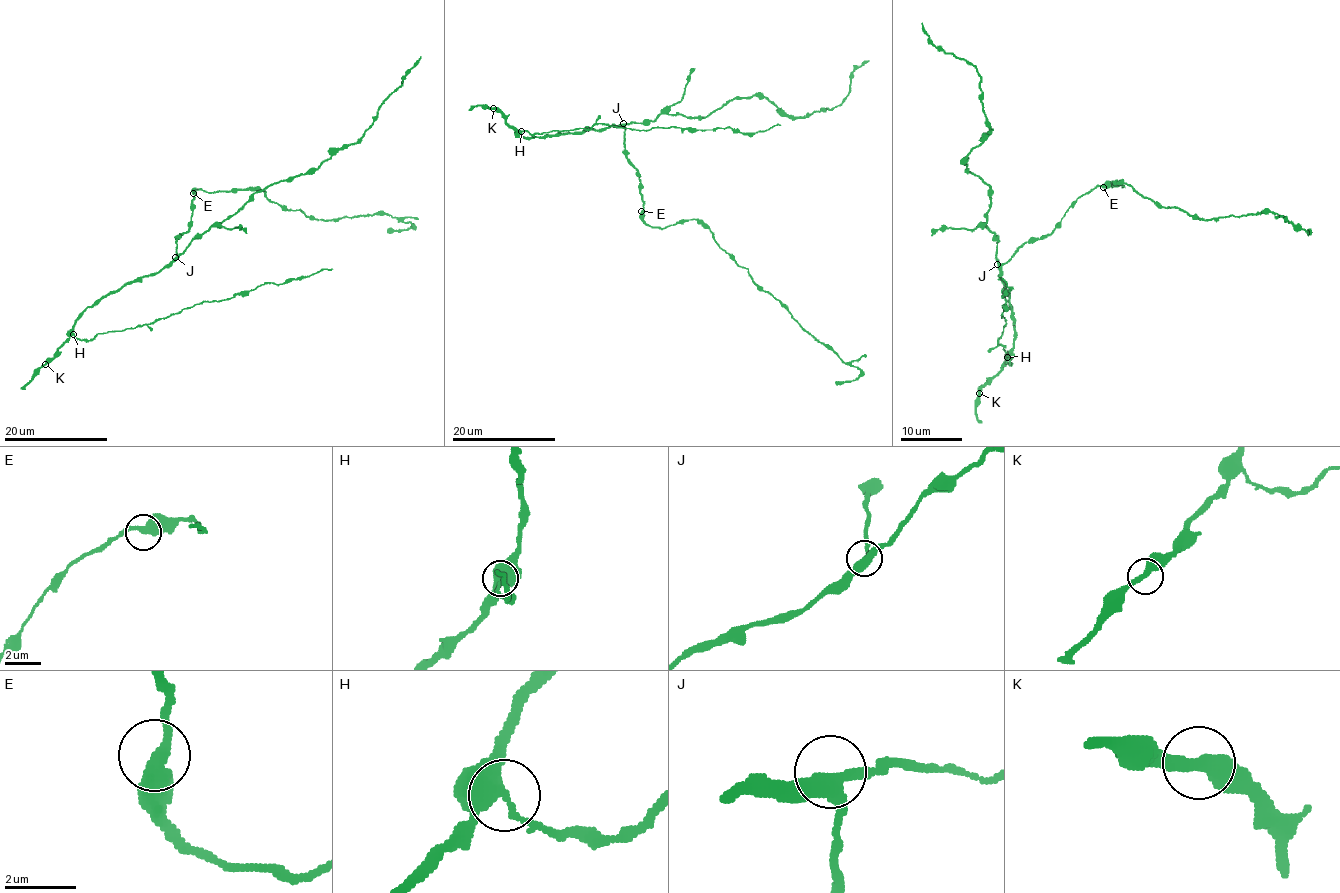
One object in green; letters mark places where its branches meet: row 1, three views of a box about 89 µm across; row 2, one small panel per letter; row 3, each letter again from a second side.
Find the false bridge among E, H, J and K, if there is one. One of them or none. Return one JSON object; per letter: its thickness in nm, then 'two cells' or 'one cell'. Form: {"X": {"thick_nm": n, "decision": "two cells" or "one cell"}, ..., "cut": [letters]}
{"E": {"thick_nm": 400, "decision": "one cell"}, "H": {"thick_nm": 400, "decision": "two cells"}, "J": {"thick_nm": 360, "decision": "one cell"}, "K": {"thick_nm": 380, "decision": "one cell"}, "cut": ["H"]}

